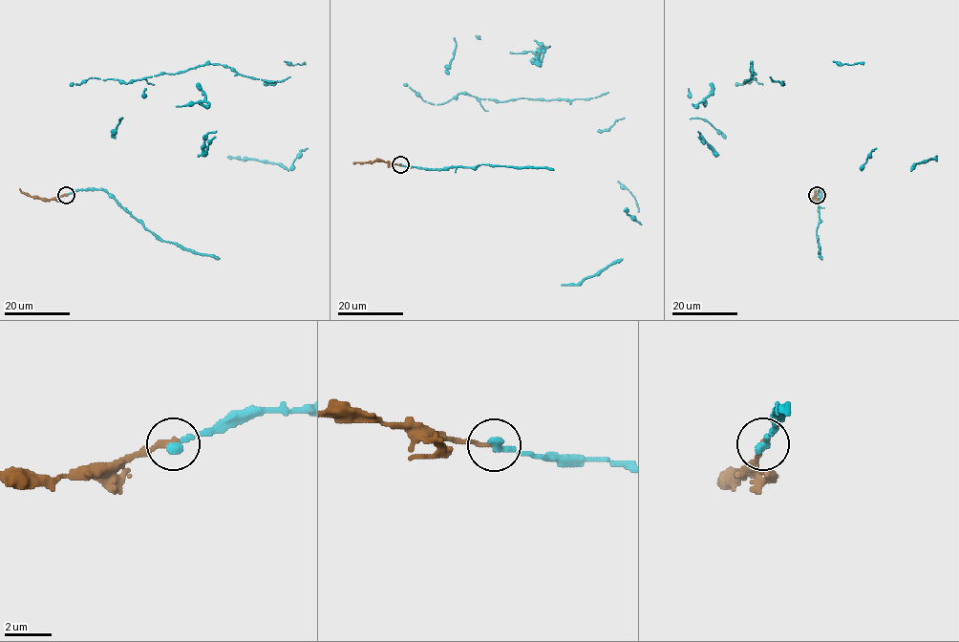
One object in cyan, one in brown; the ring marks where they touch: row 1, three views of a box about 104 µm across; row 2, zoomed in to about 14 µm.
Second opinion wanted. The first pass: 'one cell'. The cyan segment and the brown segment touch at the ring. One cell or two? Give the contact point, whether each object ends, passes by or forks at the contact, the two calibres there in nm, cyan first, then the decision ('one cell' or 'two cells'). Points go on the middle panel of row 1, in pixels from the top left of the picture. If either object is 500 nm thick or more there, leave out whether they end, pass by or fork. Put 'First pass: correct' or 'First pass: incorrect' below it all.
at (400, 164); cyan ends there; brown ends there; 380 nm thick on the cyan side, 280 nm on the other; one cell
First pass: correct

